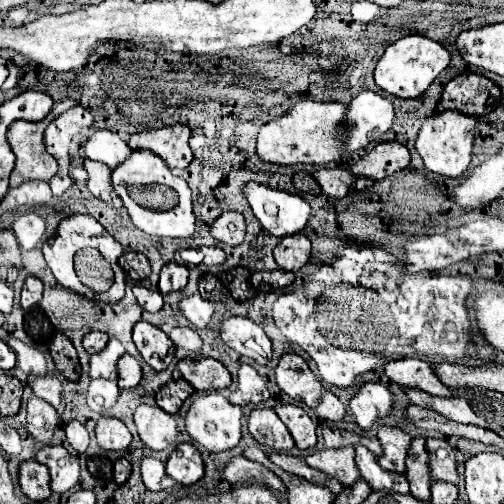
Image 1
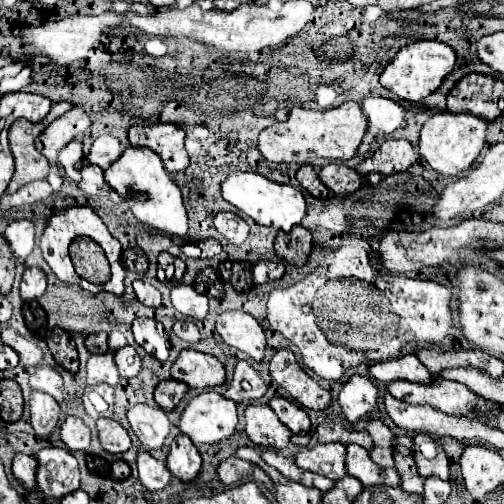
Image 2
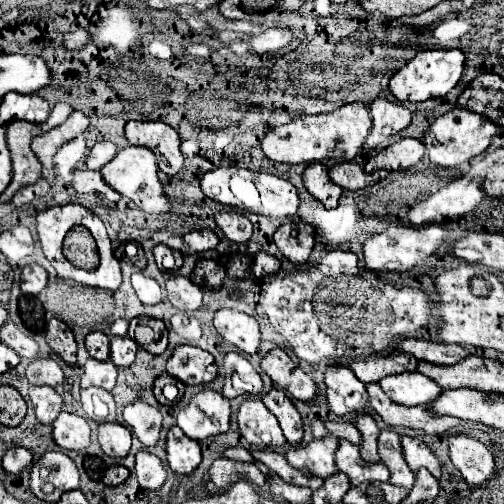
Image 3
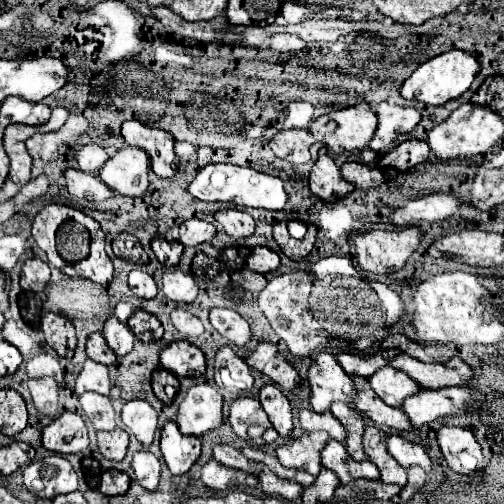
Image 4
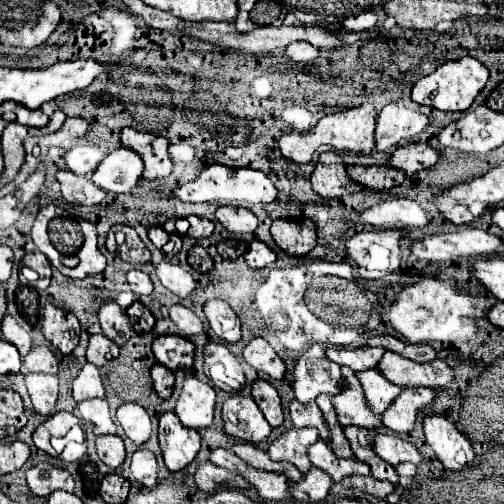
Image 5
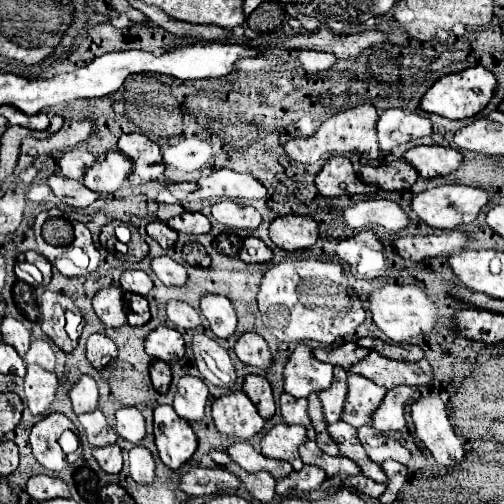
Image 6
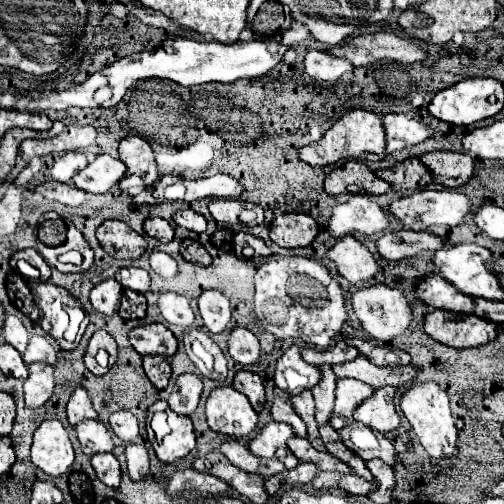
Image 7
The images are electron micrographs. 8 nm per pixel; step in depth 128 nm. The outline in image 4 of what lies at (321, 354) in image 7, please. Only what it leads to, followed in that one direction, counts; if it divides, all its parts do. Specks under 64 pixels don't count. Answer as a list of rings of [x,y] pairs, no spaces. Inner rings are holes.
[[[376,350],[374,354],[368,354],[368,356],[340,352],[340,354],[336,354],[336,360],[348,374],[358,374],[358,376],[368,378],[370,372],[376,372],[382,366],[386,366],[388,360],[392,360],[392,356],[396,356],[396,354],[398,352],[394,352],[394,350]]]

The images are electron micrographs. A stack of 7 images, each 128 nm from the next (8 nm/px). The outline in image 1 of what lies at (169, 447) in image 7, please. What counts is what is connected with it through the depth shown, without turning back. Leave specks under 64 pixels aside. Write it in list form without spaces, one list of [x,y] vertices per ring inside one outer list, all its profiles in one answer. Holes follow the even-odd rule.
[[[180,444],[166,462],[166,472],[176,482],[190,486],[204,476],[204,462],[192,444]]]

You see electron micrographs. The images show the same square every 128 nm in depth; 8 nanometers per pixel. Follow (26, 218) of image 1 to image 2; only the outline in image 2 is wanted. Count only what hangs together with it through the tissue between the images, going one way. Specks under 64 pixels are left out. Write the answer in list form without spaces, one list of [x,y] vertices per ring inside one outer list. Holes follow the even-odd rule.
[[[16,220],[8,224],[4,238],[16,258],[26,258],[34,250],[34,224],[30,220]]]

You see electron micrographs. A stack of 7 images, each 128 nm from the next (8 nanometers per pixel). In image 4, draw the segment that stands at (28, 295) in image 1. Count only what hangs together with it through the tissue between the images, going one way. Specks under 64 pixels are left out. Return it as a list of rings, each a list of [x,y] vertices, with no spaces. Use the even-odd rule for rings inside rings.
[[[30,258],[30,260],[24,262],[20,274],[21,288],[32,290],[32,292],[40,292],[40,290],[46,288],[48,282],[50,282],[50,268],[44,260]]]

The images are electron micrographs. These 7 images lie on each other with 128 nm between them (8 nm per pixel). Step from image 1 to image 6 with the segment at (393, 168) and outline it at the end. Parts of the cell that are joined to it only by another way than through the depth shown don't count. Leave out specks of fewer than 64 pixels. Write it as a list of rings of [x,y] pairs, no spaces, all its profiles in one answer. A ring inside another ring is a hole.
[[[416,146],[406,152],[404,160],[408,160],[422,178],[436,178],[436,176],[450,176],[458,170],[462,162],[462,154],[454,148],[444,146]]]

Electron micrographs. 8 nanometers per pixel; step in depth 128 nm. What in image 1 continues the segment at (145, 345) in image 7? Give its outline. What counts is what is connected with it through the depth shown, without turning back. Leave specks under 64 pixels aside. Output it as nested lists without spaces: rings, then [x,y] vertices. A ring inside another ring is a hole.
[[[184,358],[176,364],[174,378],[190,382],[196,390],[222,390],[230,386],[230,372],[214,358]]]

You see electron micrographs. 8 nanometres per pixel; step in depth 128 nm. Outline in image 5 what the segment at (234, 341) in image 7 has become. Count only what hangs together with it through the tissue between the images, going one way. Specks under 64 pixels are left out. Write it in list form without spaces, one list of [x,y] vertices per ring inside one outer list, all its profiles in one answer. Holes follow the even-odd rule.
[[[252,338],[242,352],[242,358],[256,368],[258,372],[268,374],[274,380],[282,380],[286,366],[282,362],[282,358],[272,350],[272,346],[264,340],[264,338]]]

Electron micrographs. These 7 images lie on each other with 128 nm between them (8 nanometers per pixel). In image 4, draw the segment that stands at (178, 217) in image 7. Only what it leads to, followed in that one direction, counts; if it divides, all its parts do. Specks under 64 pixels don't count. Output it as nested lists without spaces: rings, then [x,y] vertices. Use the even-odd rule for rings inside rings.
[[[190,220],[184,224],[184,230],[180,234],[180,242],[184,246],[196,246],[210,242],[215,235],[216,228],[212,224],[206,224],[202,220]]]

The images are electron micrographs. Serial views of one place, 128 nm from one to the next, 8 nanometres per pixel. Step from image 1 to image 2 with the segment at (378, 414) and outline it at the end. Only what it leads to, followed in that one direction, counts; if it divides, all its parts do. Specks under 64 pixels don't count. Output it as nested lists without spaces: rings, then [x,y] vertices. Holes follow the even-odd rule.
[[[352,376],[338,392],[338,404],[348,422],[358,422],[366,412],[376,406],[378,388],[370,378]]]

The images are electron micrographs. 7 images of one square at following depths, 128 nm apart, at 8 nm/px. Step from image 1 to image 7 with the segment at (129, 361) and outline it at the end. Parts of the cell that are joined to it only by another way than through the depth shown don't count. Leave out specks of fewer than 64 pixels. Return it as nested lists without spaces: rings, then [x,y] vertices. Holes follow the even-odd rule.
[[[108,278],[108,280],[104,280],[92,288],[90,302],[98,312],[110,316],[118,310],[120,292],[122,292],[122,286],[114,278]]]

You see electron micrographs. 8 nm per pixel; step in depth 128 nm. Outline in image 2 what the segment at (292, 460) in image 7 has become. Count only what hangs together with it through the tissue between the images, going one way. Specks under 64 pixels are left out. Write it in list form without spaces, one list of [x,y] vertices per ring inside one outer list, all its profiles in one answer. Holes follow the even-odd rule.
[[[316,444],[314,448],[304,448],[294,456],[294,462],[308,472],[328,476],[330,480],[344,478],[344,444]]]

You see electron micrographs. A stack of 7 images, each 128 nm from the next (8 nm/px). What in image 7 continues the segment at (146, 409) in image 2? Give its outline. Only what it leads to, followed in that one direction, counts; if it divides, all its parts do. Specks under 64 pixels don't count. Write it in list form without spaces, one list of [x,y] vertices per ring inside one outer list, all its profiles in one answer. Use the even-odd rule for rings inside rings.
[[[116,410],[110,414],[110,426],[118,438],[124,442],[134,442],[138,438],[138,420],[128,410]]]

